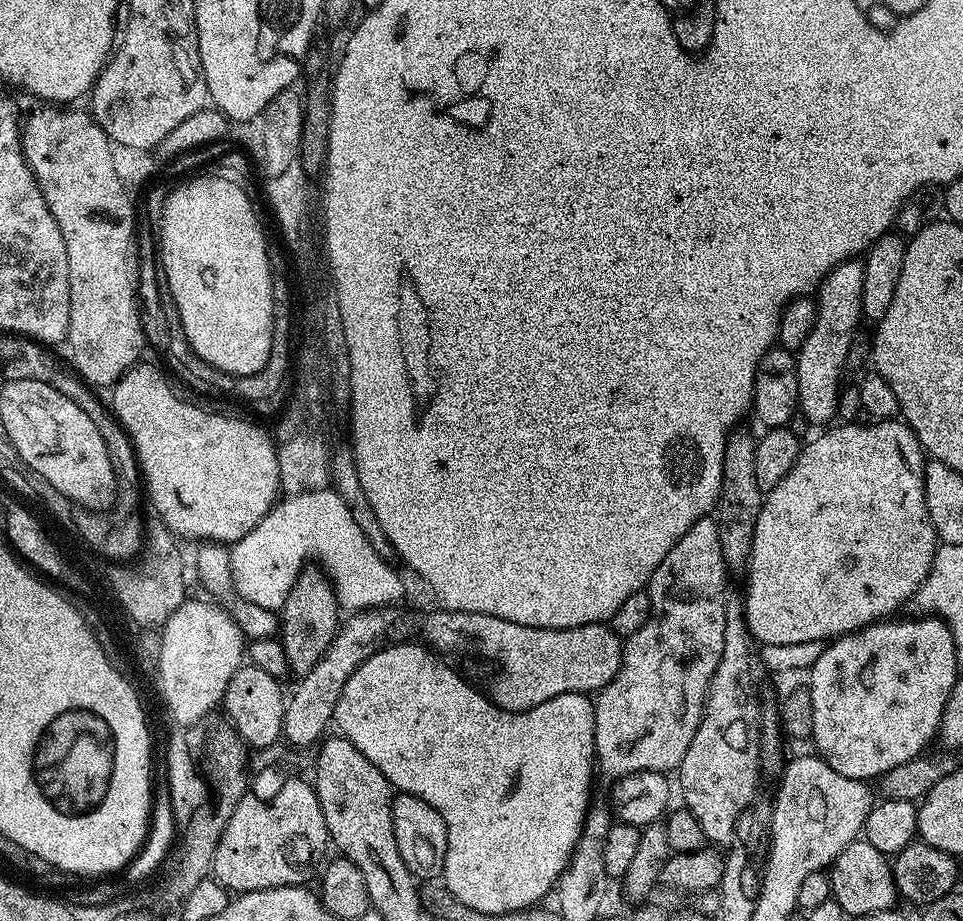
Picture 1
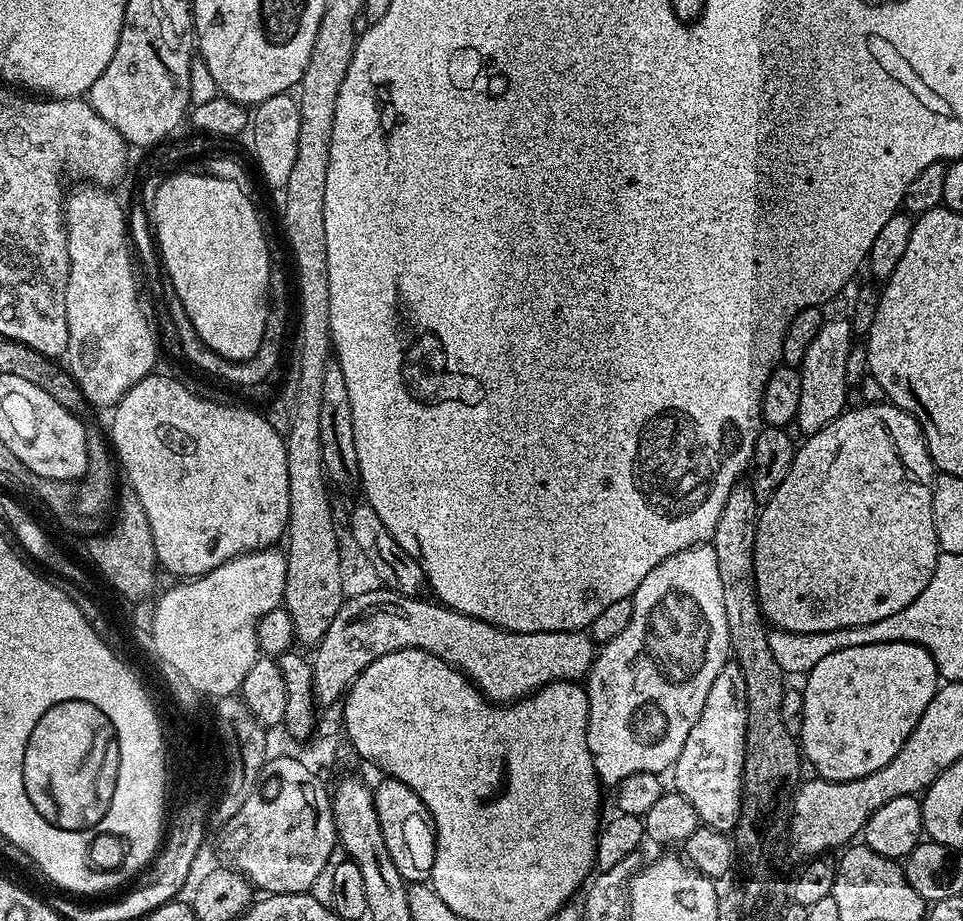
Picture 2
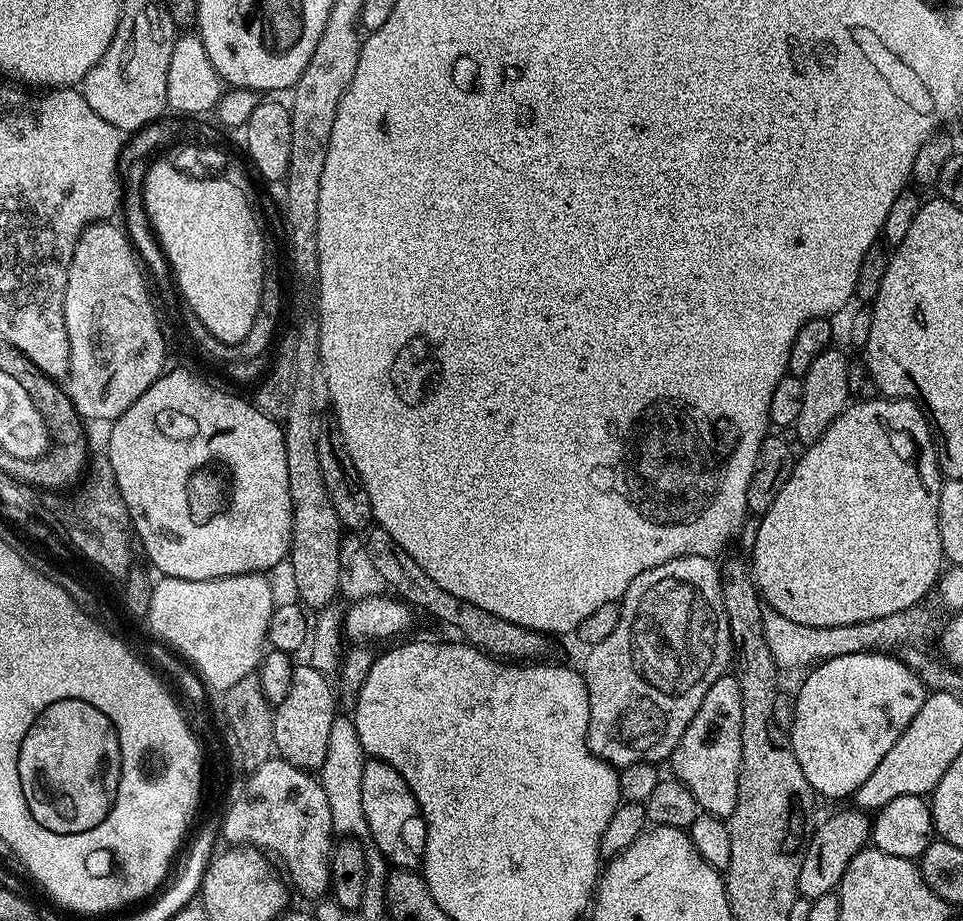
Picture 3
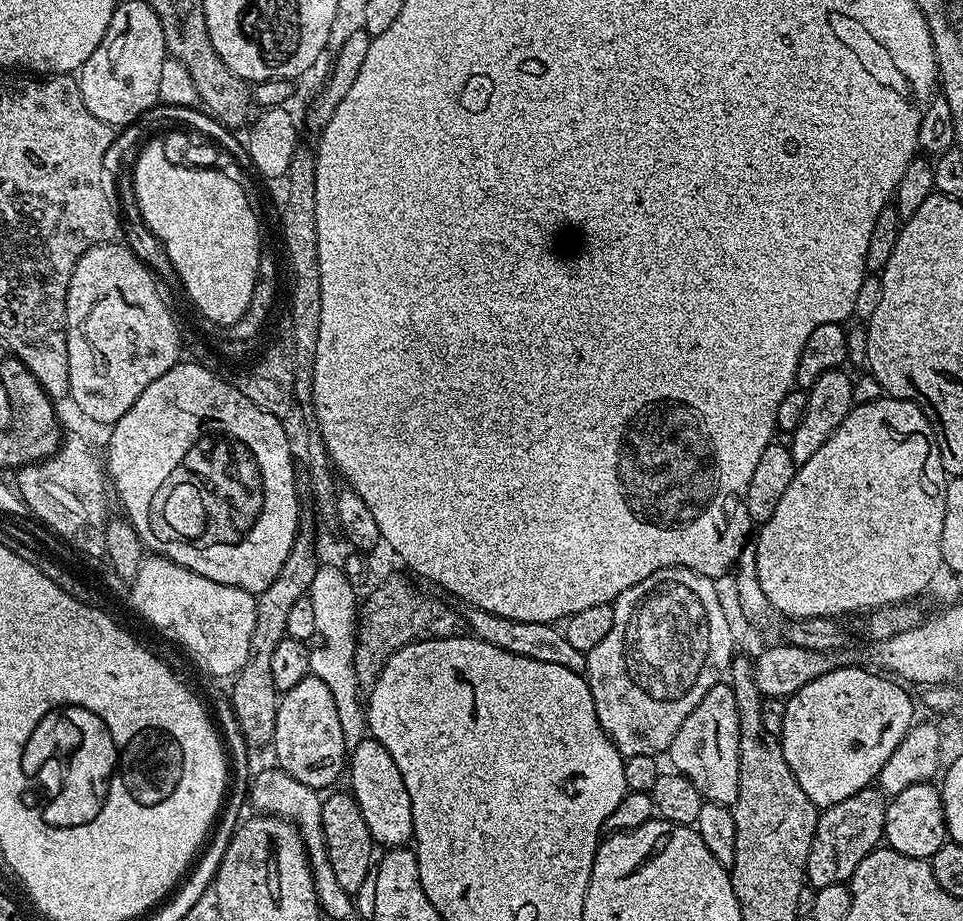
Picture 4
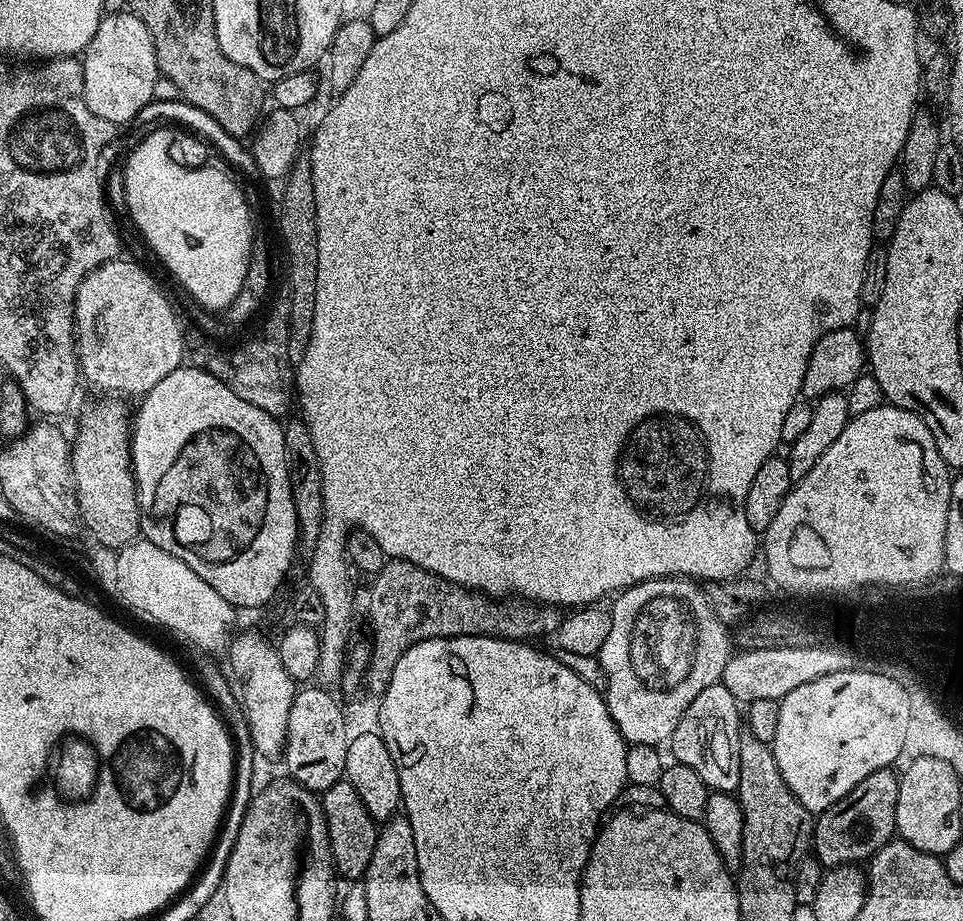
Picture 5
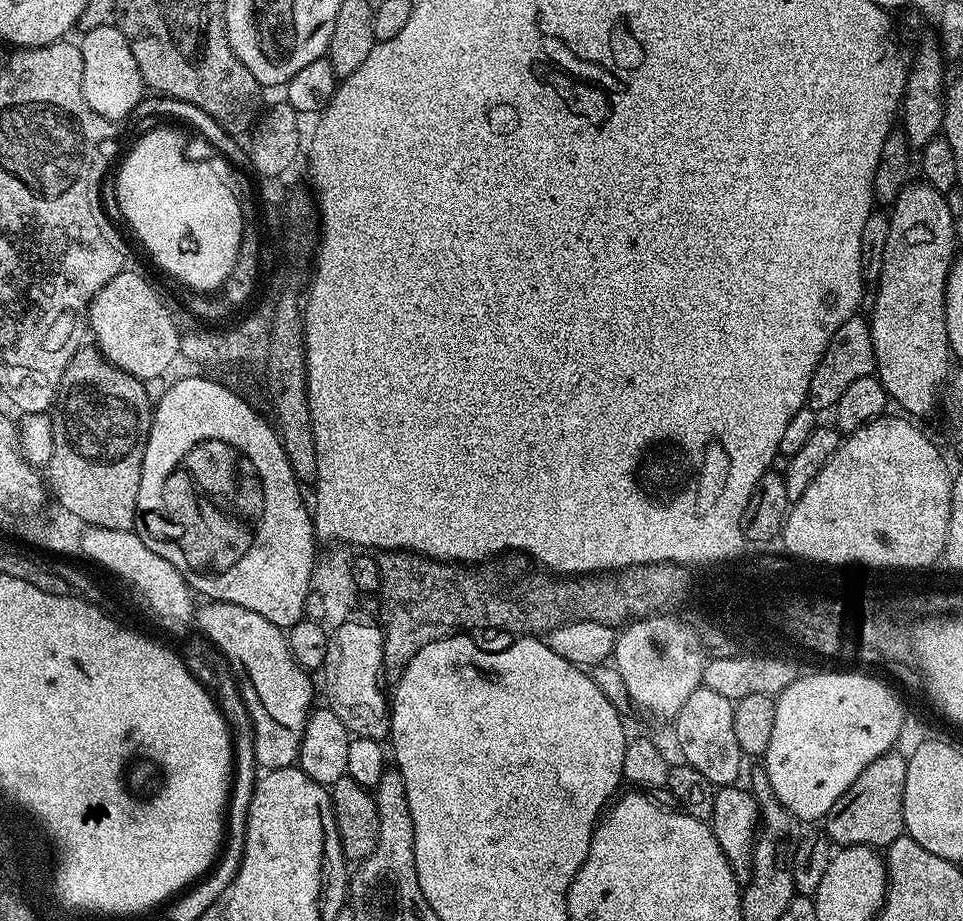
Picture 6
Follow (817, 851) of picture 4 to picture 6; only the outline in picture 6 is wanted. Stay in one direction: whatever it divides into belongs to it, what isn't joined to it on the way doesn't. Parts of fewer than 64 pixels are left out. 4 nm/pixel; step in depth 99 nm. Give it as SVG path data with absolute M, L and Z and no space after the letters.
M893 750L874 758L858 778L830 806L822 821L823 831L827 832L833 845L853 848L866 846L877 850L887 849L898 837L905 835L904 830L904 791L906 790L907 759Z

